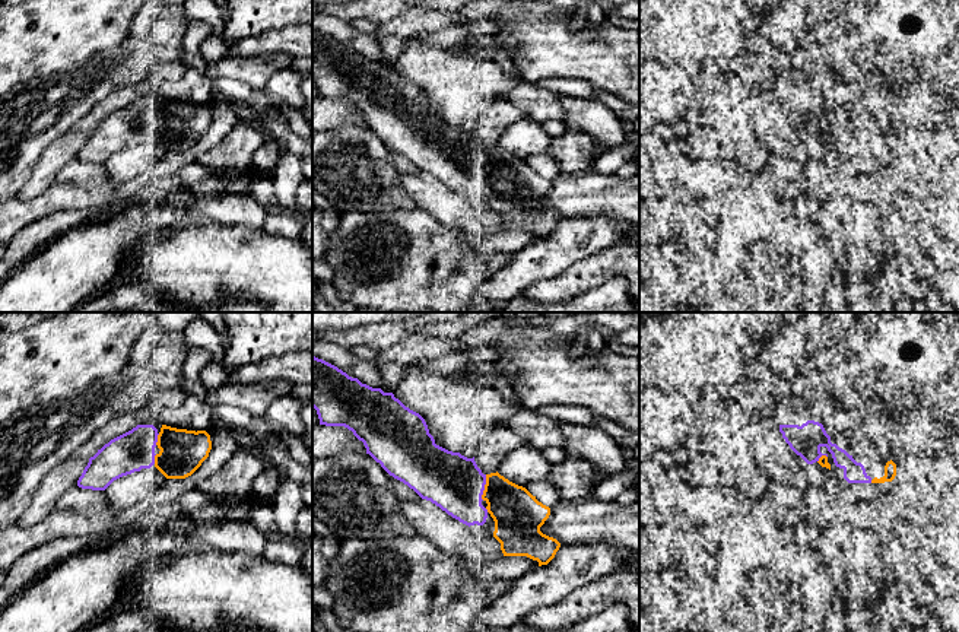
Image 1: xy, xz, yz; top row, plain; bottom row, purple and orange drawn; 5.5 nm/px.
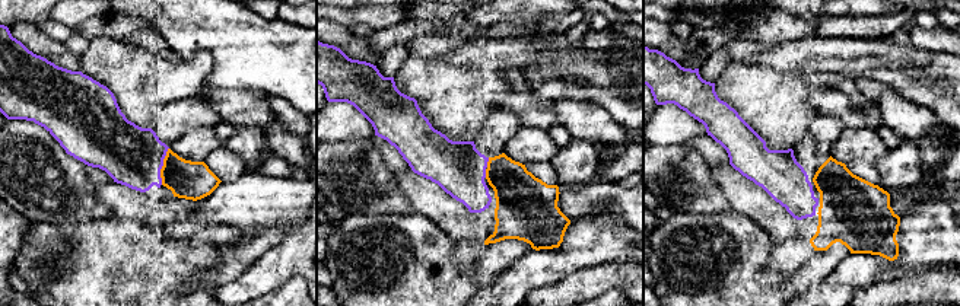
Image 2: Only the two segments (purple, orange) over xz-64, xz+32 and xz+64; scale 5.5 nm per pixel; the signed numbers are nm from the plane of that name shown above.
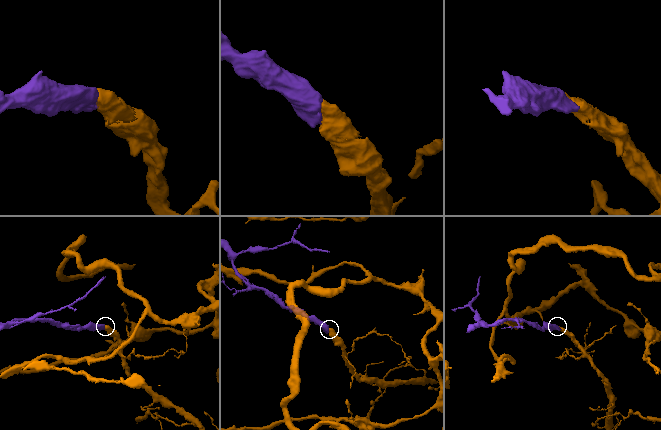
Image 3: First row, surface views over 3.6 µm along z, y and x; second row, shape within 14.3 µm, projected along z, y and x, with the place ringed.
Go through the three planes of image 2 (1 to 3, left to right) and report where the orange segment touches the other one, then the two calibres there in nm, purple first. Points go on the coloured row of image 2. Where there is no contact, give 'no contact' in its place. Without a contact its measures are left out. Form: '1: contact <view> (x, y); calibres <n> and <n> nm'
1: contact xz-64 (162, 165); calibres 340 and 220 nm
2: contact xz+32 (488, 161); calibres 300 and 260 nm
3: no contact

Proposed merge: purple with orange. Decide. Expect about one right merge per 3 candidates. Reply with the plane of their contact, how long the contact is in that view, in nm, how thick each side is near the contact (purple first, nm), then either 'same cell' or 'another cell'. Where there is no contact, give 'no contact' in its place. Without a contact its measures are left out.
meets purple in xz; contact 150 nm long; 320 nm thick on the purple side, 280 nm on the other; same cell

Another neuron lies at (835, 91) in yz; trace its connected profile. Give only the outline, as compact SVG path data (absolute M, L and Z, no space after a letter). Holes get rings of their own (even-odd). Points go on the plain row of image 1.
M825 73L823 79L825 83L819 93L823 101L832 104L833 107L842 108L854 121L854 124L858 126L861 130L885 134L892 133L890 126L886 121L874 117L866 109L860 99L860 92L852 83L831 73Z

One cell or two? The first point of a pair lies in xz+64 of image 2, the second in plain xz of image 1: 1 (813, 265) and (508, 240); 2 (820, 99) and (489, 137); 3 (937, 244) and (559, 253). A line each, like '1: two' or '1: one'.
1: one
2: two
3: one

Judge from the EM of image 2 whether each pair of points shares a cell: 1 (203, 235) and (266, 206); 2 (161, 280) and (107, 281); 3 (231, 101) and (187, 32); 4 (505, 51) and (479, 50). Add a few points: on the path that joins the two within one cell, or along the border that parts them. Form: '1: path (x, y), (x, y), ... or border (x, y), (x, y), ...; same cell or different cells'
1: border (240, 226), (209, 225), (193, 233); different cells
2: path (148, 280), (120, 280); same cell
3: border (210, 86), (254, 91); different cells
4: path (499, 51), (485, 51); same cell

